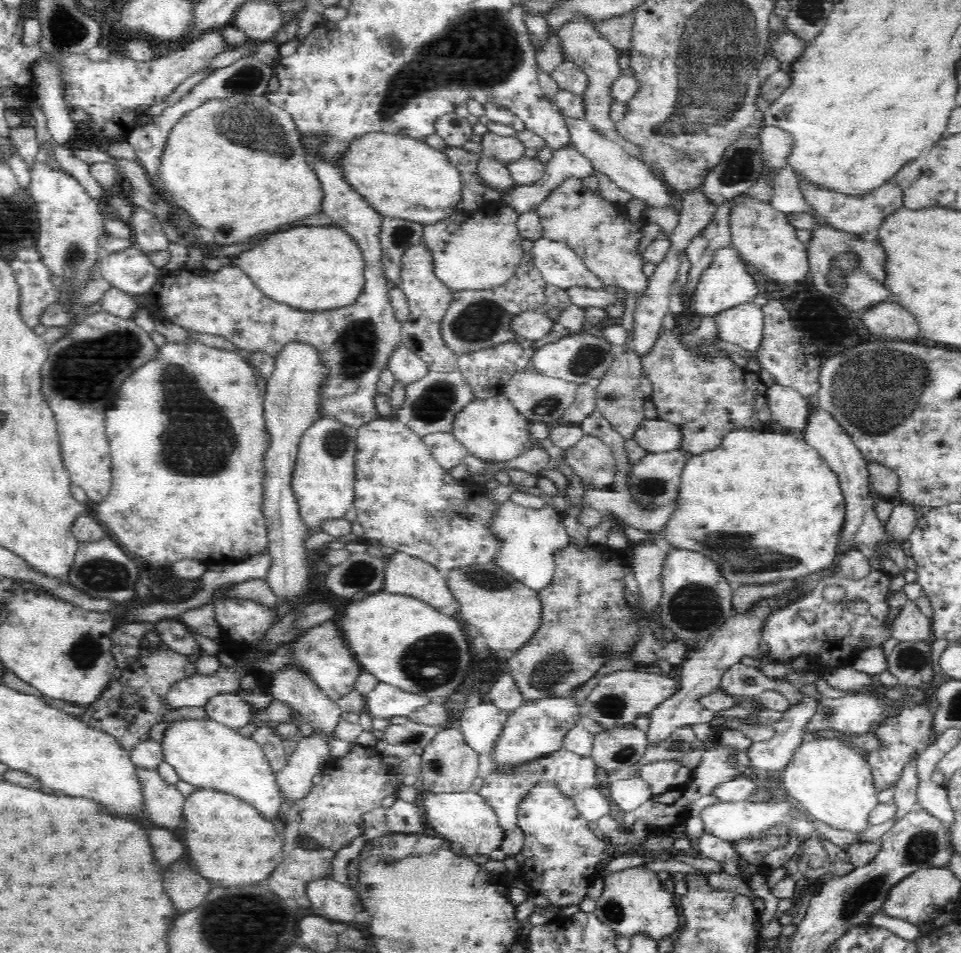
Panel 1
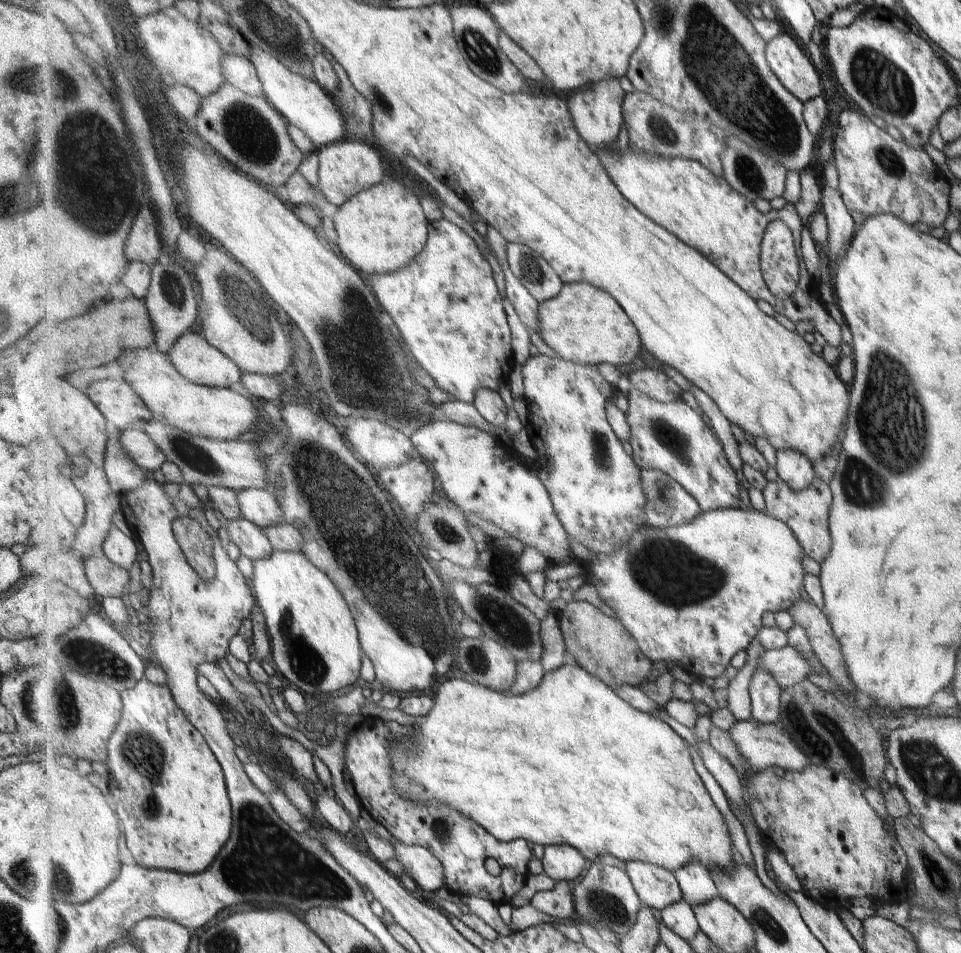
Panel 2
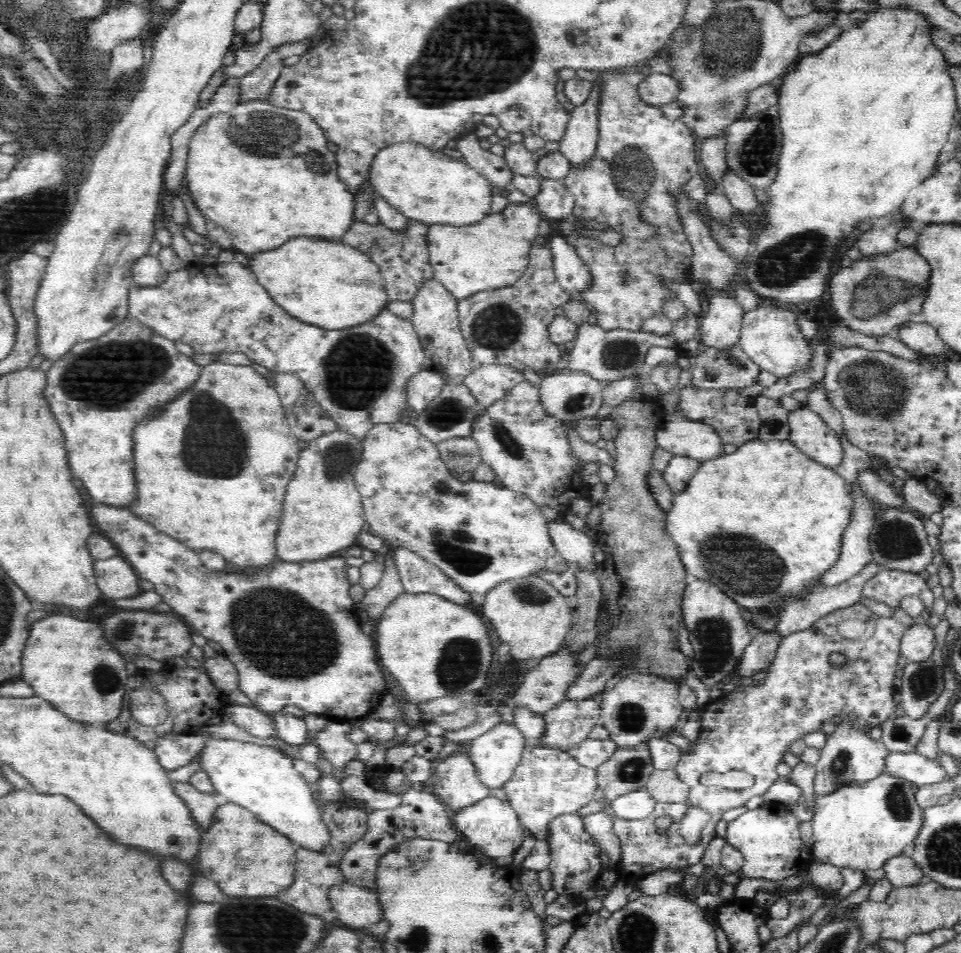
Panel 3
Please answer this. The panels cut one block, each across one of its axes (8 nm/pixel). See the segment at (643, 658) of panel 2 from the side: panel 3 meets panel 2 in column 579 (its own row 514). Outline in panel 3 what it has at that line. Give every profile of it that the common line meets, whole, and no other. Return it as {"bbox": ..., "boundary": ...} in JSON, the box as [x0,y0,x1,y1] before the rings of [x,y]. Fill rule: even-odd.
{"bbox":[594,395,690,681],"boundary":[[[629,395],[624,401],[620,402],[620,404],[616,404],[616,406],[612,406],[610,410],[609,418],[614,419],[616,421],[616,425],[618,425],[618,434],[614,439],[615,446],[615,462],[613,463],[614,470],[616,470],[615,477],[611,483],[608,483],[606,486],[606,496],[607,499],[600,503],[601,514],[602,514],[602,522],[596,527],[596,544],[600,545],[601,550],[604,554],[604,560],[600,567],[595,570],[596,577],[598,578],[598,582],[600,582],[601,592],[602,592],[602,600],[600,602],[600,616],[598,616],[596,623],[597,625],[597,636],[595,637],[596,642],[594,643],[595,648],[598,648],[598,654],[602,655],[604,653],[618,653],[618,650],[624,648],[624,646],[633,646],[634,654],[636,654],[636,658],[632,658],[630,660],[630,666],[626,672],[622,672],[619,676],[622,676],[626,673],[630,673],[632,671],[638,671],[641,673],[650,673],[656,675],[662,675],[664,678],[669,680],[681,681],[686,673],[686,668],[690,666],[689,658],[686,657],[683,653],[678,652],[678,650],[672,648],[670,645],[670,636],[676,635],[678,636],[678,628],[679,623],[682,622],[682,613],[680,613],[680,605],[681,599],[683,598],[684,588],[687,584],[686,580],[686,572],[684,572],[685,567],[682,565],[680,561],[680,556],[678,555],[678,550],[674,541],[670,539],[670,536],[667,534],[665,530],[665,513],[660,511],[658,507],[656,507],[656,501],[652,499],[652,495],[650,495],[650,489],[648,489],[648,485],[646,485],[646,474],[648,474],[648,470],[652,468],[652,454],[654,454],[654,450],[658,446],[656,446],[656,430],[658,430],[658,424],[661,424],[661,421],[664,420],[664,416],[666,415],[664,412],[663,405],[659,401],[660,398],[656,397],[646,397],[643,396],[639,401],[634,401]],[[612,564],[610,568],[616,568],[614,572],[618,574],[616,578],[614,578],[614,574],[608,574],[608,572],[604,572],[604,568],[607,565]]]}

